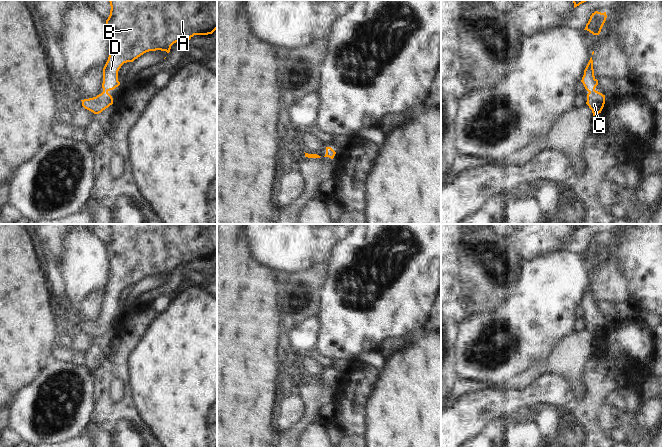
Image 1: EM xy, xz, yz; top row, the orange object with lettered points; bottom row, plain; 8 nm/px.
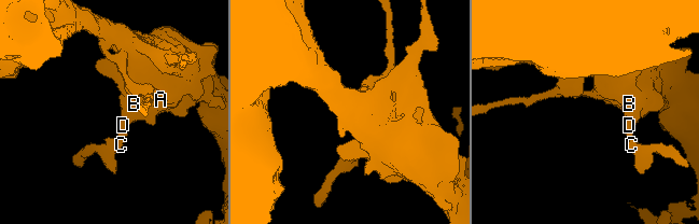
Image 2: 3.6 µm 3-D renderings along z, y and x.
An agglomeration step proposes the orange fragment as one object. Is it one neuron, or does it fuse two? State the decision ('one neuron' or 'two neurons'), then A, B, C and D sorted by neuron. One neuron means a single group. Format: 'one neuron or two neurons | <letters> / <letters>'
one neuron | A B C D

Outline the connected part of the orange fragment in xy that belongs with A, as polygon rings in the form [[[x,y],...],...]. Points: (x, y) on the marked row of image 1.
[[[108,0],[111,10],[106,20],[106,30],[110,36],[110,53],[103,68],[103,92],[96,97],[84,99],[82,106],[99,114],[113,104],[113,98],[108,93],[120,85],[118,71],[124,63],[133,62],[149,51],[170,52],[171,46],[178,42],[187,42],[194,35],[212,34],[217,29],[217,0]]]

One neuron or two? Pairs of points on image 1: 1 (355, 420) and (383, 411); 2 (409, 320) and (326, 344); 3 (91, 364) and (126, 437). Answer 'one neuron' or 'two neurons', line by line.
1: two neurons
2: one neuron
3: two neurons

